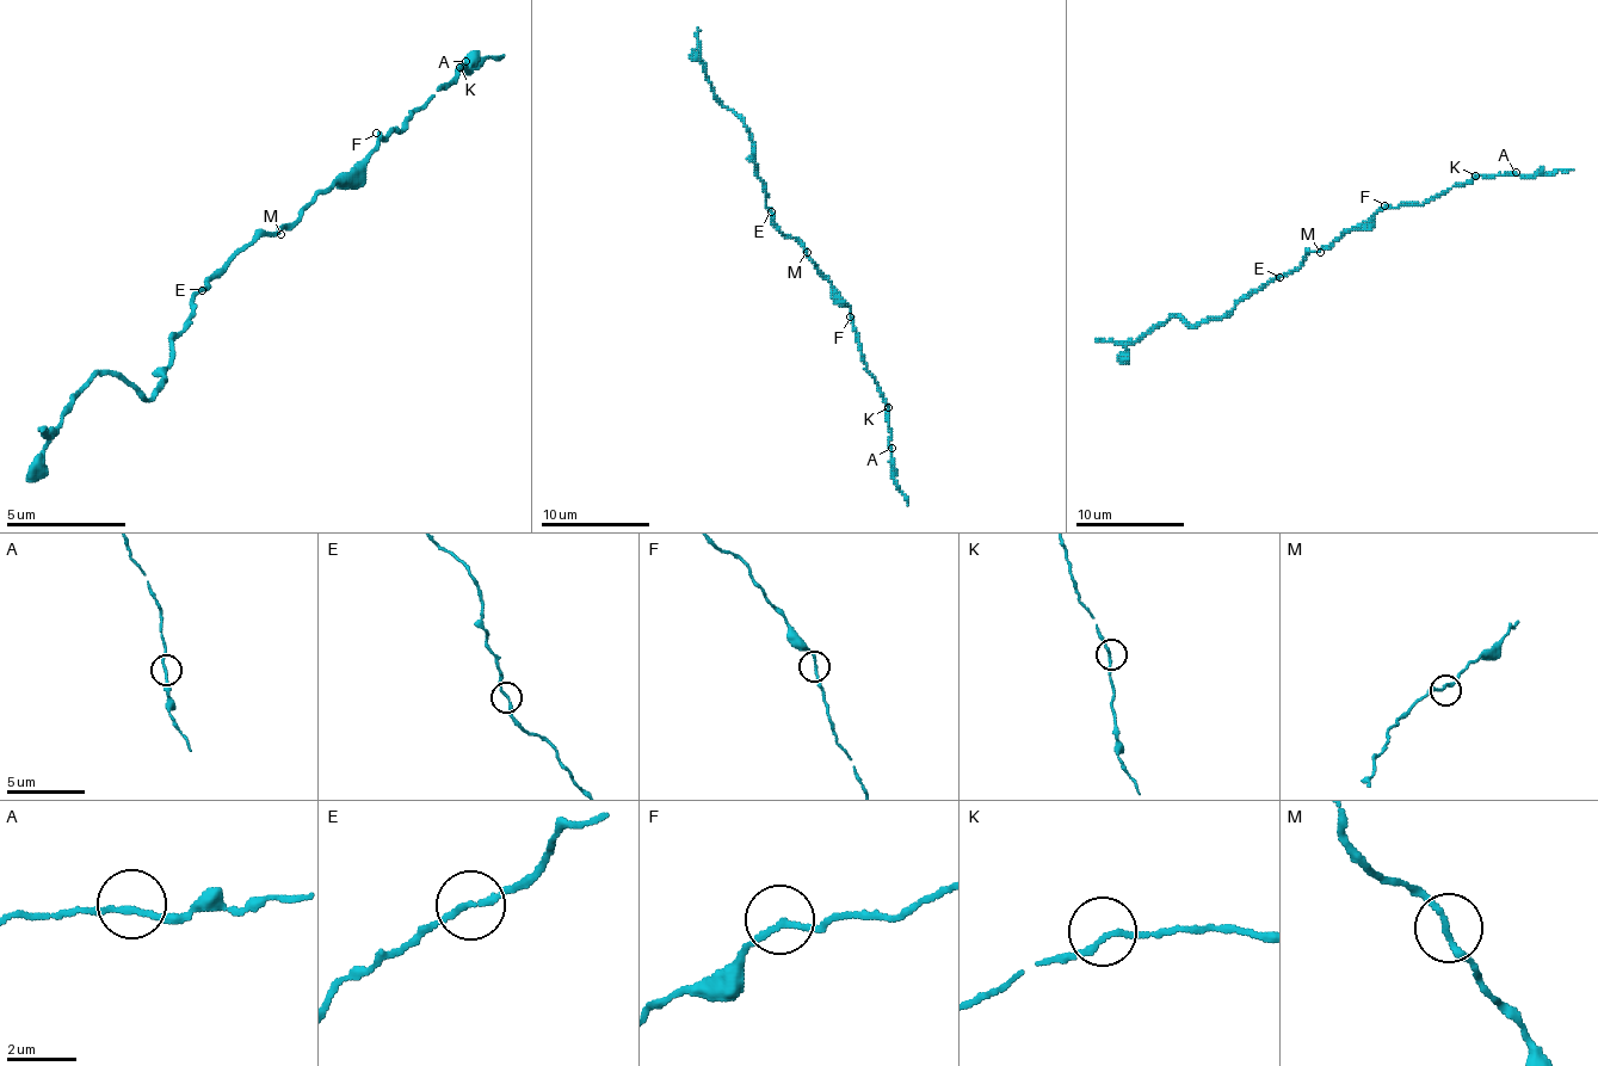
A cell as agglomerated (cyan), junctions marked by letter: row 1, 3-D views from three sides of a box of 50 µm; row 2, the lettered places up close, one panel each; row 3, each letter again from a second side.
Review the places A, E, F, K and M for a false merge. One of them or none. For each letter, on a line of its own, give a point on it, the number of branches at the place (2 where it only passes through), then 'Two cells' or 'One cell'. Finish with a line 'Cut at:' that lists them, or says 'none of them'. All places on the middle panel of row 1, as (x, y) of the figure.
A: Place: (892, 448). Branches: 2. One cell
E: Place: (771, 211). Branches: 2. One cell
F: Place: (850, 316). Branches: 2. One cell
K: Place: (888, 407). Branches: 2. One cell
M: Place: (807, 252). Branches: 2. One cell
Cut at: none of them

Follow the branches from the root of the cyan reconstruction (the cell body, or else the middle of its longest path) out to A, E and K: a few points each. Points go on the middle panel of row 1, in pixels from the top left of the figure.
A: (807, 257), (850, 309), (867, 371), (875, 380), (888, 410), (892, 448)
E: (807, 257), (807, 252), (779, 229), (771, 210)
K: (807, 257), (850, 309), (867, 371), (888, 407)

